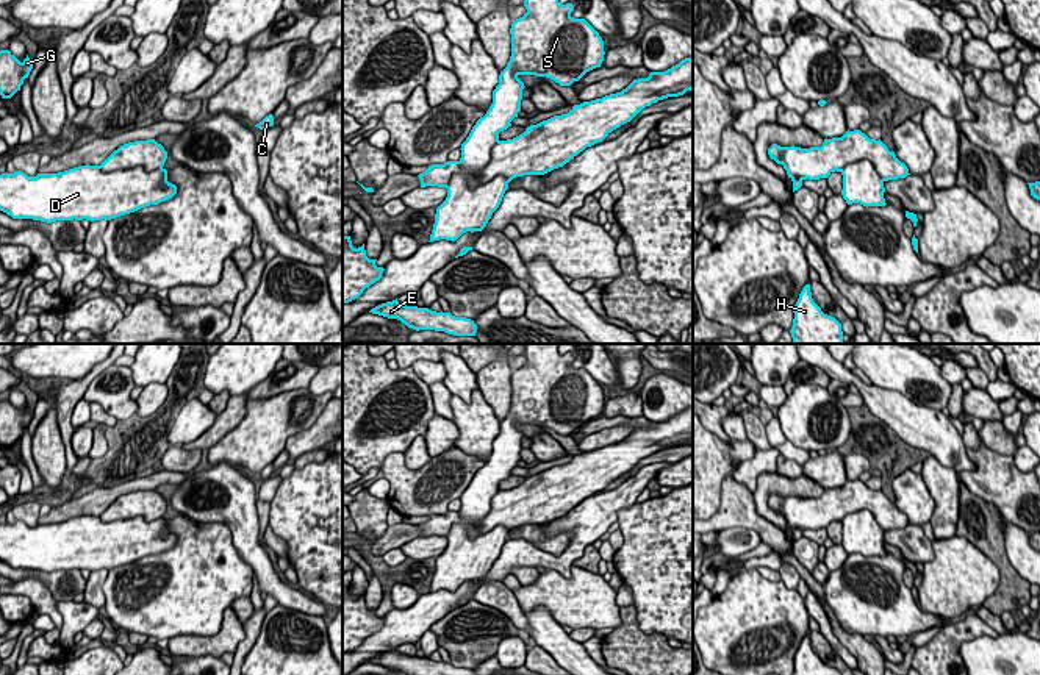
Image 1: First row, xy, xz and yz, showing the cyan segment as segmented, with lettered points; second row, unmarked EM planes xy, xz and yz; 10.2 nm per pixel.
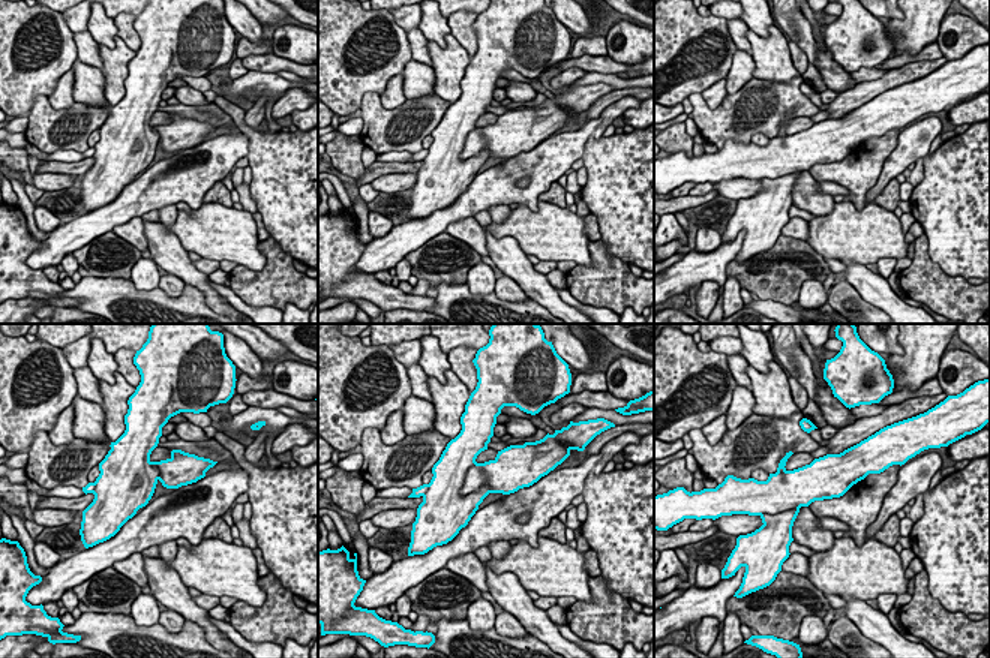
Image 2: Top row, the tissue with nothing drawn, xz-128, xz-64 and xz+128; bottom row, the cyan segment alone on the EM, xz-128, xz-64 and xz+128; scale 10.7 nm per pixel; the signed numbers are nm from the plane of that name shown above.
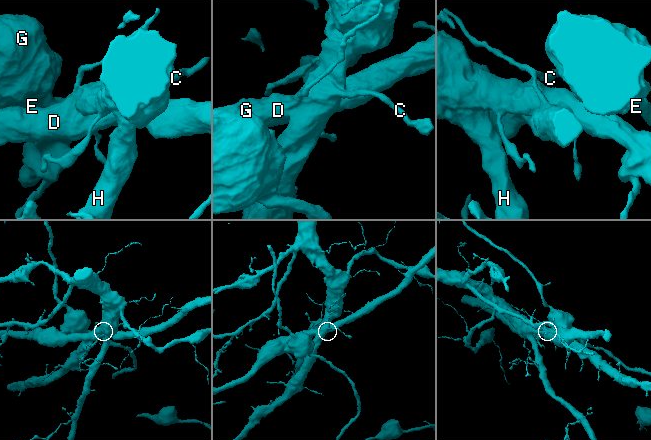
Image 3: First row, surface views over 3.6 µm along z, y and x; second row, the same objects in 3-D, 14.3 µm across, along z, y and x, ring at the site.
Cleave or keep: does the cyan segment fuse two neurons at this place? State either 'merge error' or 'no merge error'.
merge error

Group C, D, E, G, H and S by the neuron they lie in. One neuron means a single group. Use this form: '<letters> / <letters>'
C H S / D E G

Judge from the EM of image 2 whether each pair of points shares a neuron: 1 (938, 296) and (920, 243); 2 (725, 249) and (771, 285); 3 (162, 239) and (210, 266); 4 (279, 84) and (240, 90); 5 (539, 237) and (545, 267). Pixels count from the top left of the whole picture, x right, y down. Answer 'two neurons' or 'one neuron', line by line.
1: one neuron
2: two neurons
3: two neurons
4: one neuron
5: two neurons

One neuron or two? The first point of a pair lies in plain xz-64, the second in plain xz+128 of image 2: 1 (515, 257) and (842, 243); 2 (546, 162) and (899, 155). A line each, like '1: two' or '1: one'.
1: two
2: one

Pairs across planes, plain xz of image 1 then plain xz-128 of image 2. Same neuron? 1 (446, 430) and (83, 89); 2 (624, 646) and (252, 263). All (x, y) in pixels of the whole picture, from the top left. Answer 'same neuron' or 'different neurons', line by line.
1: same neuron
2: different neurons

